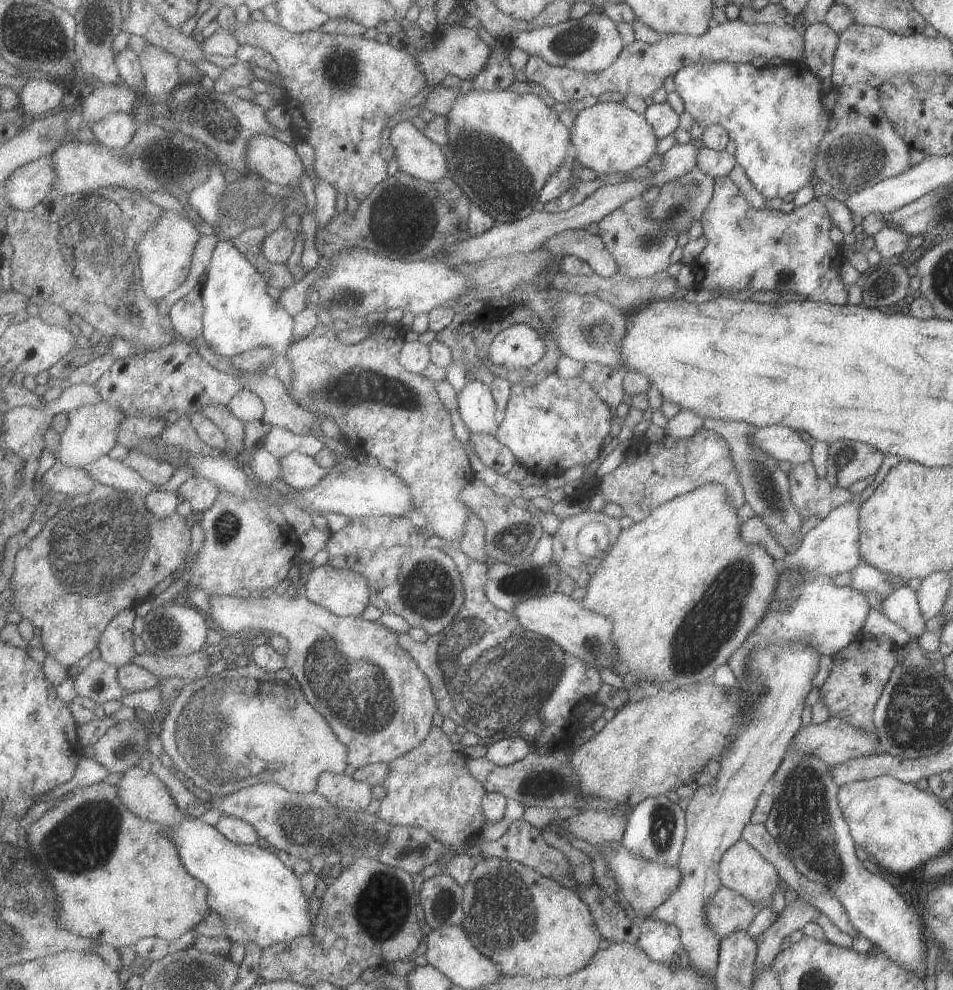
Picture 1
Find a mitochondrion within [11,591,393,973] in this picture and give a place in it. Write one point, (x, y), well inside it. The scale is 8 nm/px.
(87, 840)

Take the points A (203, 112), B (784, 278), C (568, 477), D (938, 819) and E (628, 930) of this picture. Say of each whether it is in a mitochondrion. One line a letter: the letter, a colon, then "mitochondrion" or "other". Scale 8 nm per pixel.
A: mitochondrion
B: mitochondrion
C: other
D: other
E: other

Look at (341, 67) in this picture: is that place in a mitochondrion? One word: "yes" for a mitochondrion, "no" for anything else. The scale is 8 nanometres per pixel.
yes

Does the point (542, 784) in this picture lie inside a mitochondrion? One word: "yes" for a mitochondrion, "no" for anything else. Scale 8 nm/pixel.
yes

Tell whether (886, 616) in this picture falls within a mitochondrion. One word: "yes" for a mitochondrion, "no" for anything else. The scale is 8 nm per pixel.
no

